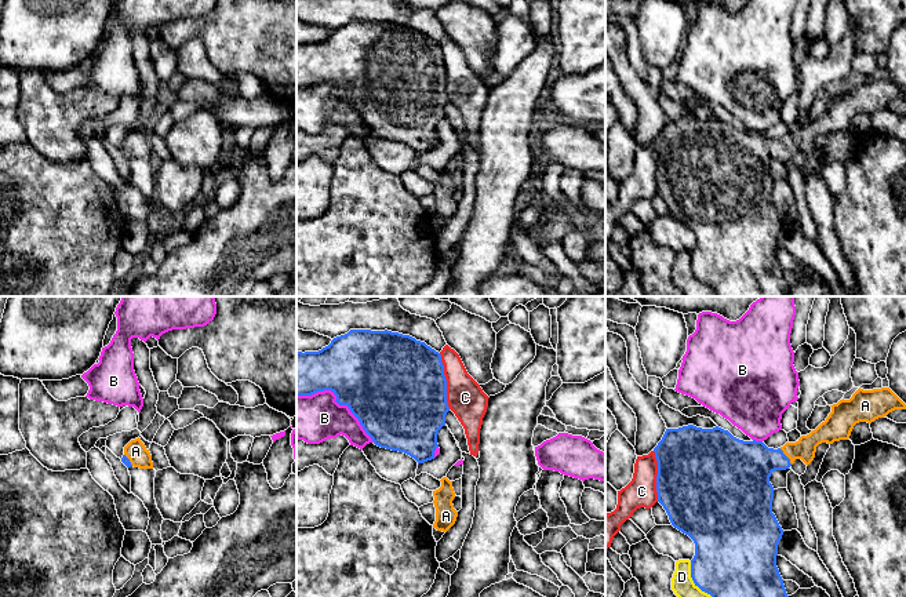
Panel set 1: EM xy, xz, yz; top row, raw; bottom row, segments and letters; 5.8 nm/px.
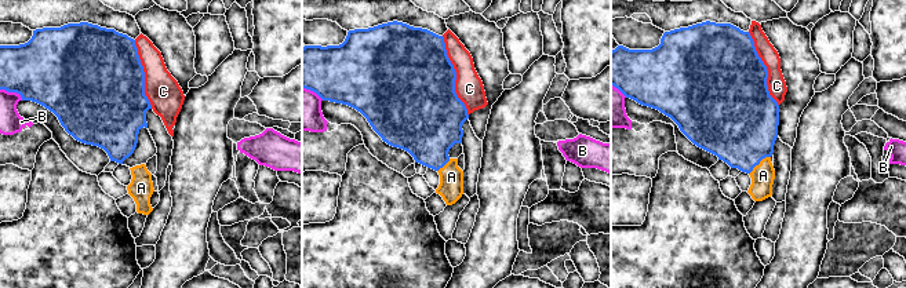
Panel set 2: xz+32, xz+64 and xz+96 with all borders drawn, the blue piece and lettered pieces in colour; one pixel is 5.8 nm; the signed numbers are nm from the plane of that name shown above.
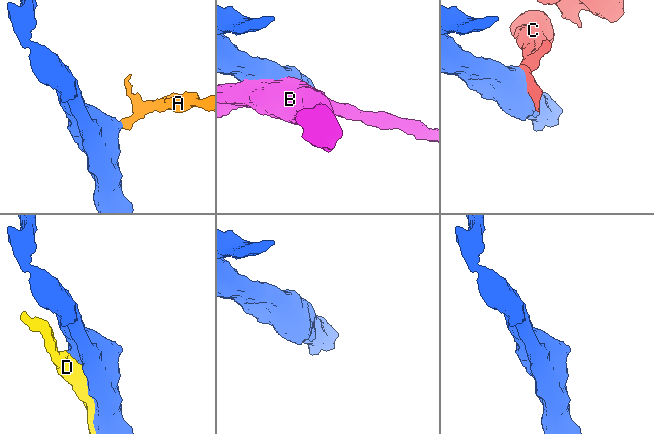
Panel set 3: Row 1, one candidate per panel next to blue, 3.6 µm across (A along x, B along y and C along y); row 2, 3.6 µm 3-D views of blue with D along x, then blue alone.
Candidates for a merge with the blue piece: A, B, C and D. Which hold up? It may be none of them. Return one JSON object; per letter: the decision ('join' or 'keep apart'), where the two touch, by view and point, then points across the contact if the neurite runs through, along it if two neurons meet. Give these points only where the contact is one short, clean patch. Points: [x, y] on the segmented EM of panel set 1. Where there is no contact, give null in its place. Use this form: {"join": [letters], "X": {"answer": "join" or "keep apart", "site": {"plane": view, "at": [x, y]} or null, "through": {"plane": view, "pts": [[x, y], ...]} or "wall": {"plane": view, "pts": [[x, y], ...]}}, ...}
{"join": ["A"], "A": {"answer": "join", "site": {"plane": "yz", "at": [786, 457]}, "through": {"plane": "yz", "pts": [[745, 468], [757, 461], [786, 457], [792, 451], [806, 447]]}}, "B": {"answer": "keep apart", "site": {"plane": "xz", "at": [338, 403]}}, "C": {"answer": "keep apart", "site": {"plane": "xz", "at": [446, 381]}}, "D": {"answer": "keep apart", "site": {"plane": "yz", "at": [692, 579]}}}

